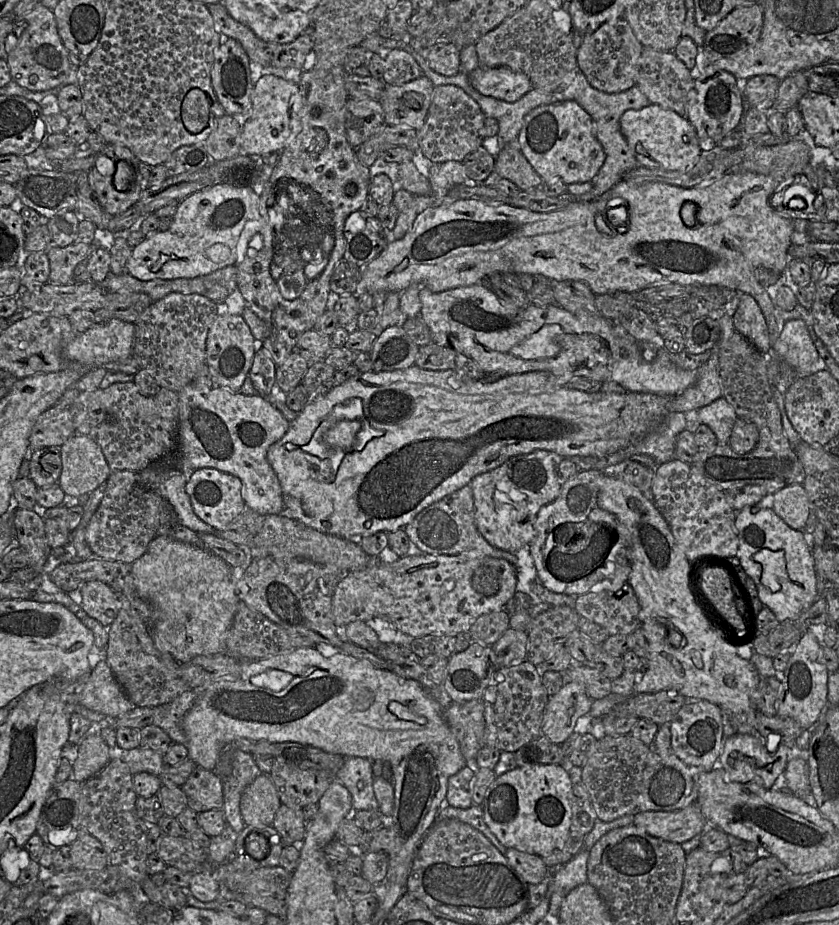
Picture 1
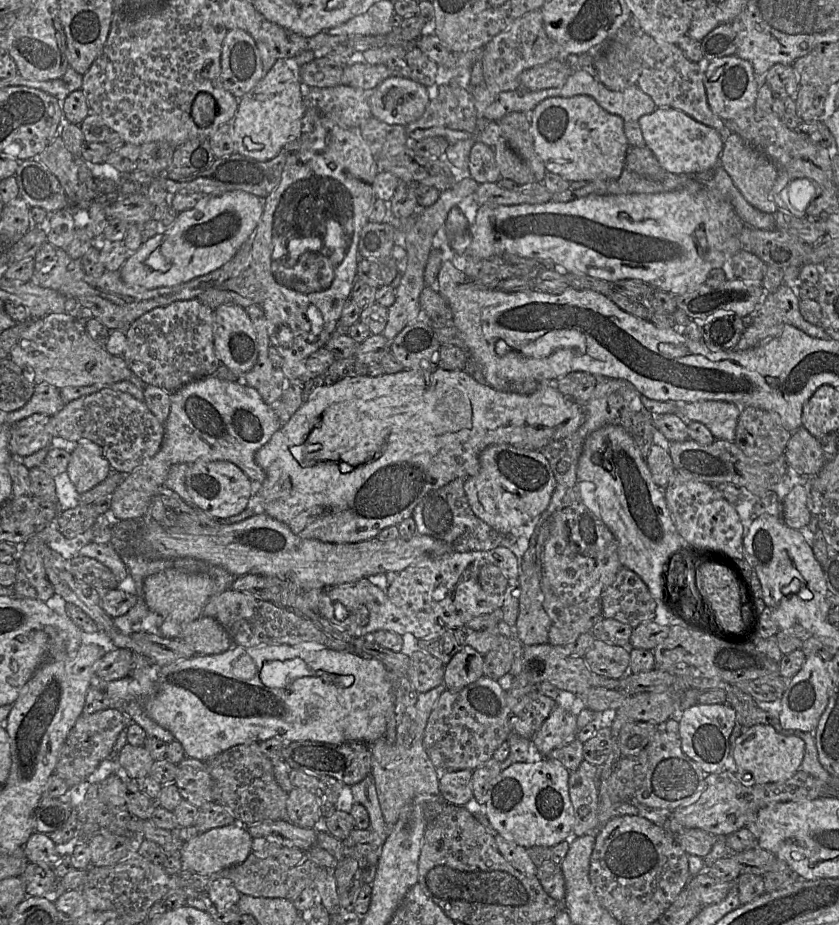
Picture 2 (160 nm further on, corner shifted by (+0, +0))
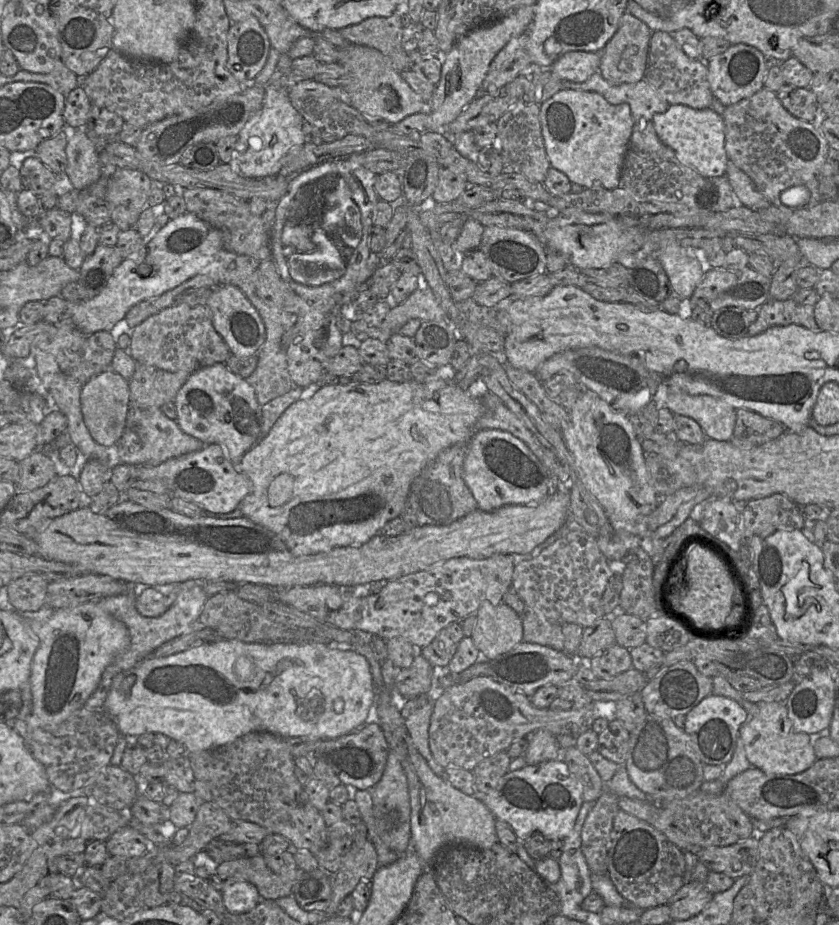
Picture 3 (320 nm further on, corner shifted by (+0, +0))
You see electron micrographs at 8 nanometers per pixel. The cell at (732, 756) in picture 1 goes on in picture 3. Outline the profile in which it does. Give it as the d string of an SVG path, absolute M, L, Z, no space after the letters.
M759 702L758 713L742 725L739 735L743 741L745 753L752 767L767 774L792 775L807 770L815 763L810 735L794 730L787 714L785 702Z

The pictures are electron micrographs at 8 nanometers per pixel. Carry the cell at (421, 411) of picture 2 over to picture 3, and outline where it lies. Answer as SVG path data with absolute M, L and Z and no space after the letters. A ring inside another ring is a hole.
M386 379L376 384L331 384L323 387L313 383L303 389L305 389L304 397L291 404L282 413L270 431L245 452L239 463L240 471L250 482L248 494L238 505L238 509L243 514L241 517L247 517L254 523L275 533L295 556L326 552L338 547L360 546L380 534L381 529L388 521L401 516L404 512L407 507L410 488L415 478L441 451L458 443L469 442L476 433L477 422L484 412L481 398L473 397L467 389L460 388L450 379L410 380L407 382L392 382ZM282 473L288 473L293 477L292 495L285 504L279 507L271 507L268 502L268 488L272 480Z

